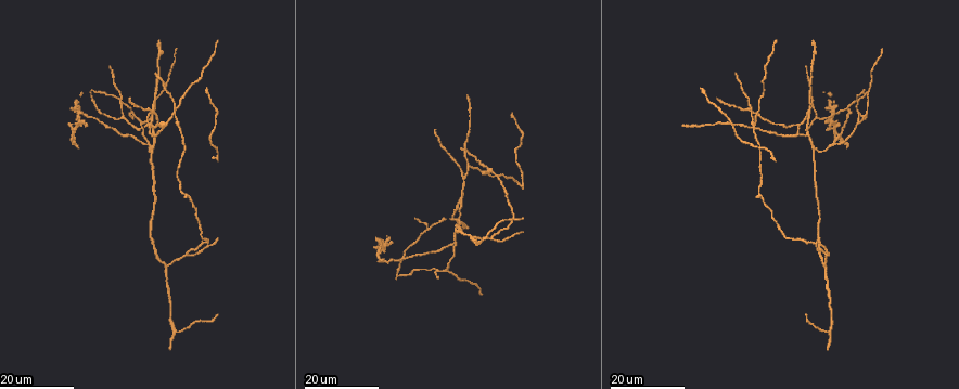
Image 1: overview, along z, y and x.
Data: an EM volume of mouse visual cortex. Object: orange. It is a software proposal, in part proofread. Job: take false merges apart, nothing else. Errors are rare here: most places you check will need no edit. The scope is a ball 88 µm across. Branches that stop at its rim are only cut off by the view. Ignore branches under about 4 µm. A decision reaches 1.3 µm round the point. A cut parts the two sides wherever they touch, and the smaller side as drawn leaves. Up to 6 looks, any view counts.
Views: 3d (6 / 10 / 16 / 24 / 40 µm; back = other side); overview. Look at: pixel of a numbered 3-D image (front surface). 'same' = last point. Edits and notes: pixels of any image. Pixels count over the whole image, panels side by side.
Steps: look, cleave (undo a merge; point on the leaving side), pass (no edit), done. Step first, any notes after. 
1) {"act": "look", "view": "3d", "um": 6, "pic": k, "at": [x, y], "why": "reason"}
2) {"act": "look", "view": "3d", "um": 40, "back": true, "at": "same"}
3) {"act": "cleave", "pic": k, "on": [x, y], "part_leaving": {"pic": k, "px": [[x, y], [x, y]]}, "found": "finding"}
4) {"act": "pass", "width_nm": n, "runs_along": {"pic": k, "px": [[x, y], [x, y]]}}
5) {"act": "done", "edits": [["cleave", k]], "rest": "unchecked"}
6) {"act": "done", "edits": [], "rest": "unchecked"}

{"act": "look", "view": "3d", "um": 24, "pic": 1, "at": [797, 133], "why": "two arms in line, one across"}

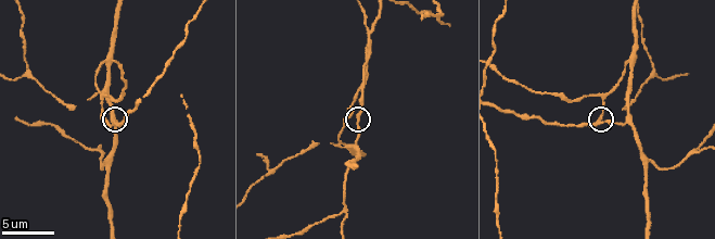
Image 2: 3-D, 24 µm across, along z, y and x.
{"act": "look", "view": "3d", "um": 10, "pic": 2, "at": [357, 115]}

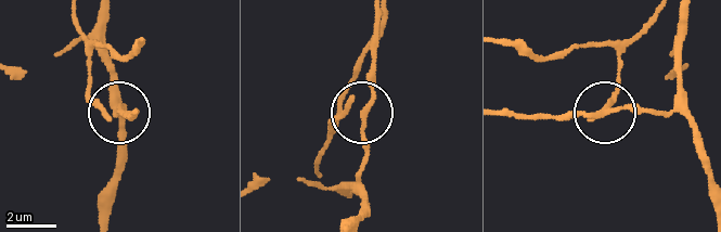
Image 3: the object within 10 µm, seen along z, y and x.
{"act": "pass", "width_nm": 190, "found": "all the same cell"}

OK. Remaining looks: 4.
{"act": "look", "view": "3d", "um": 16, "pic": 1, "at": [856, 122], "why": "three-way junction"}

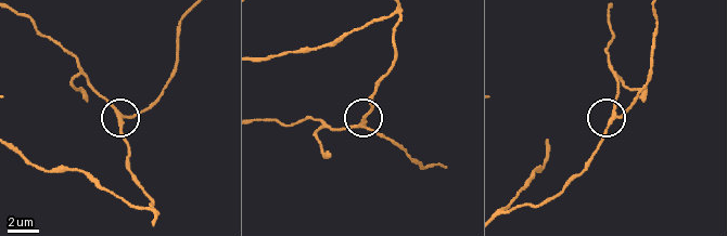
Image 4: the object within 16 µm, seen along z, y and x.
{"act": "look", "view": "3d", "um": 6, "pic": 4, "at": [365, 127]}

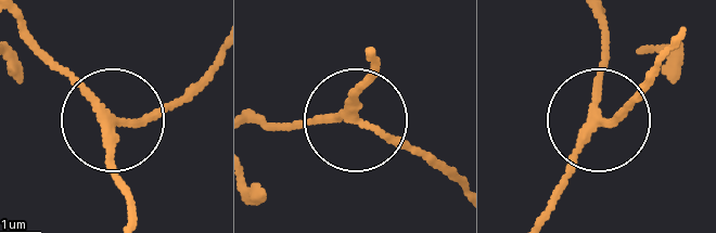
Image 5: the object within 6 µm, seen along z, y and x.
{"act": "look", "view": "3d", "um": 6, "back": true, "pic": 5, "at": [115, 121]}

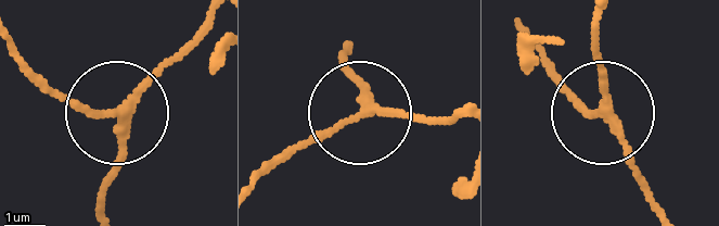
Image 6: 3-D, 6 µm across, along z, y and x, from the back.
{"act": "pass", "arms": 3, "found": "continuous, no second cell"}

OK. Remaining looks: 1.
{"act": "look", "view": "3d", "um": 10, "pic": 2, "at": [103, 150], "why": "three arms meet"}

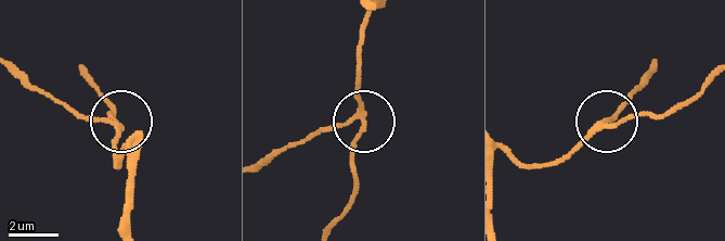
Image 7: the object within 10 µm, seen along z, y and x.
{"act": "pass", "width_nm": 180, "runs_along": {"pic": 7, "px": [[365, 23], [361, 116], [324, 127], [295, 146]]}, "found": "all the same cell"}

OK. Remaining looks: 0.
{"act": "done", "edits": [], "rest": "unchecked"}

